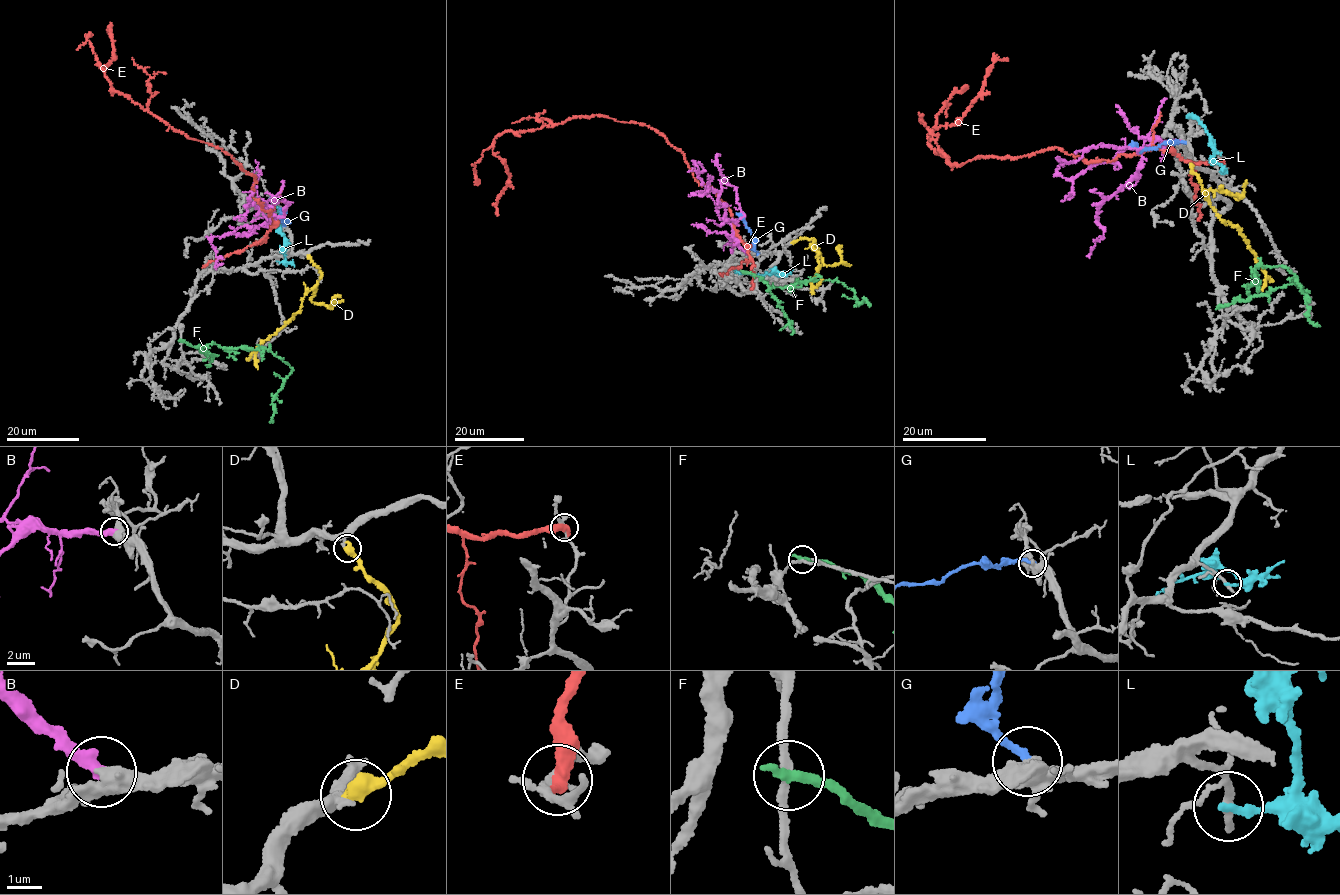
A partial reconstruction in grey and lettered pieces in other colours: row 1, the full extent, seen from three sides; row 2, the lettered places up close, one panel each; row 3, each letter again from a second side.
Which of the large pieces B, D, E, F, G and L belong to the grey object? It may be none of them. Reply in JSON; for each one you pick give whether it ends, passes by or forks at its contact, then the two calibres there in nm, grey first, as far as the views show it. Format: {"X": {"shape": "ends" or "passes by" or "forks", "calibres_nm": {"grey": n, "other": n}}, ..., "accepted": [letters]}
{"B": {"shape": "ends", "calibres_nm": {"grey": 400, "other": 420}}, "accepted": ["B"]}

